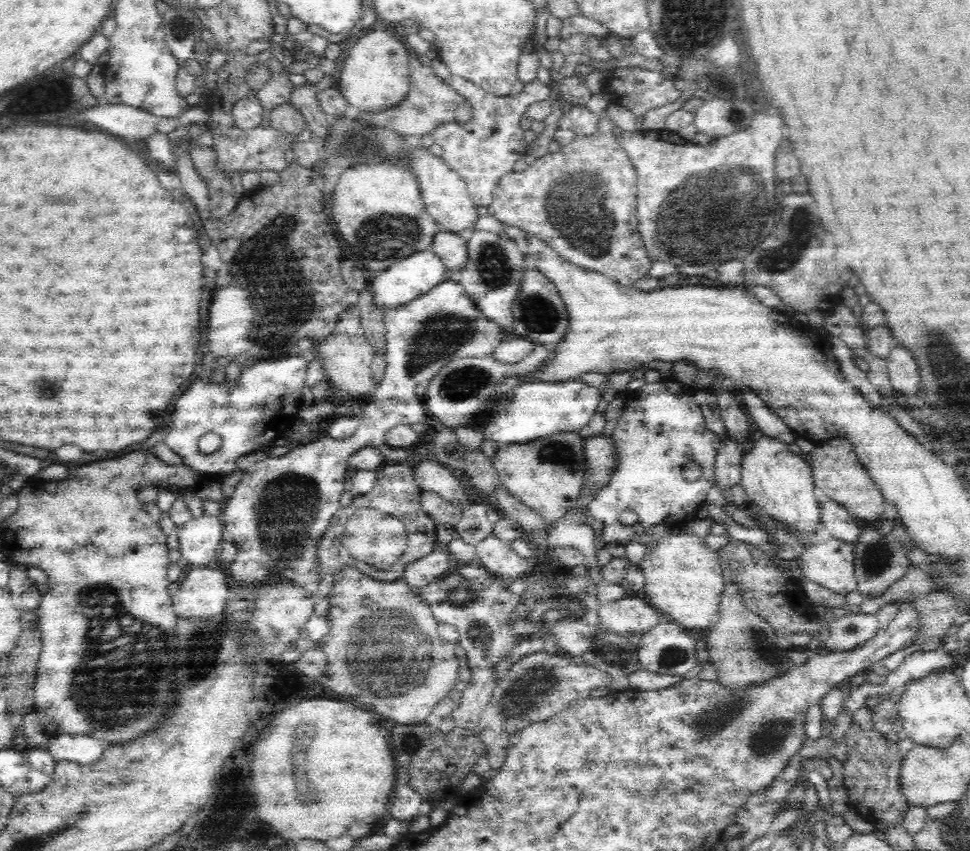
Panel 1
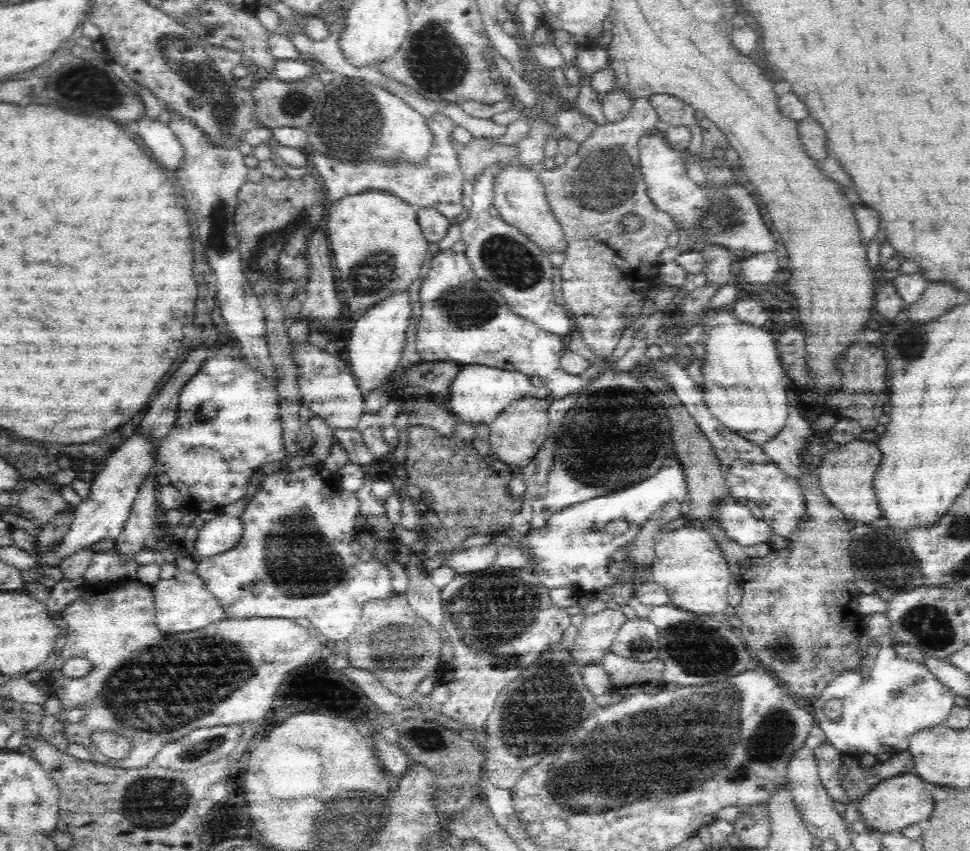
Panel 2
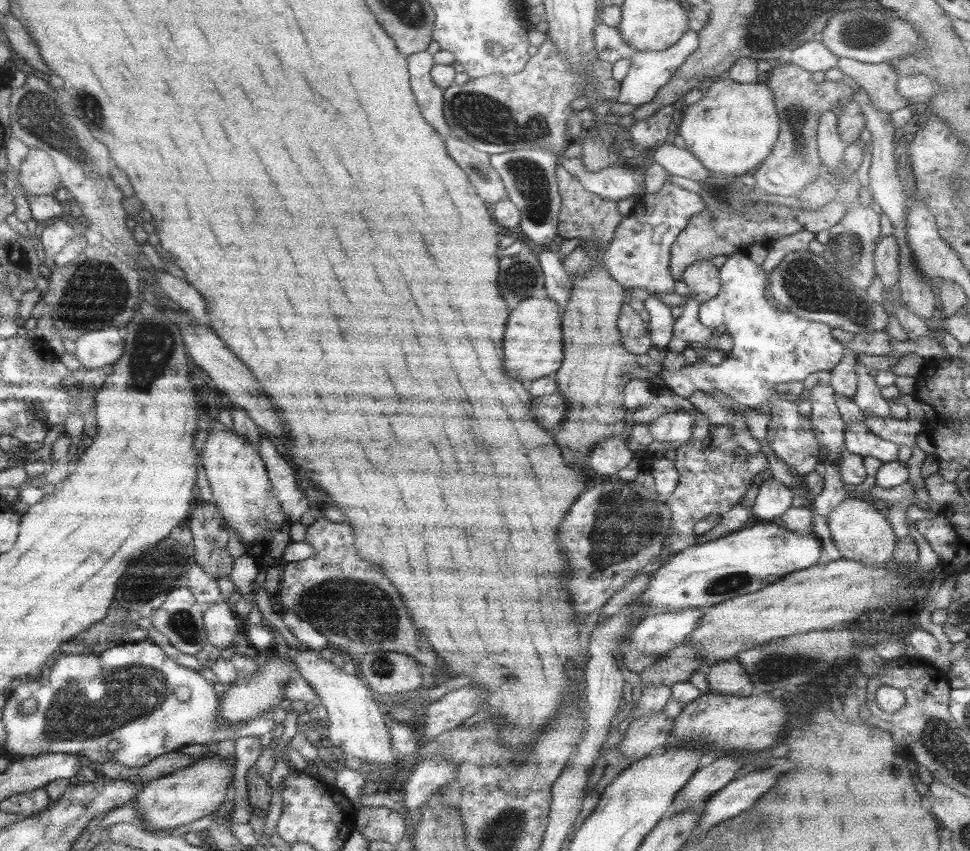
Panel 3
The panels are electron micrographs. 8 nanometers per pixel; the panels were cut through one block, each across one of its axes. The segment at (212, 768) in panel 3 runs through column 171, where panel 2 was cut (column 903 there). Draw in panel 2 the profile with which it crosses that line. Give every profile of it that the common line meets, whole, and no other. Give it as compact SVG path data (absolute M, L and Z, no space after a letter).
M912 771L902 772L880 782L862 799L857 803L862 822L883 834L902 831L912 824L926 823L935 808L935 799L930 785Z

